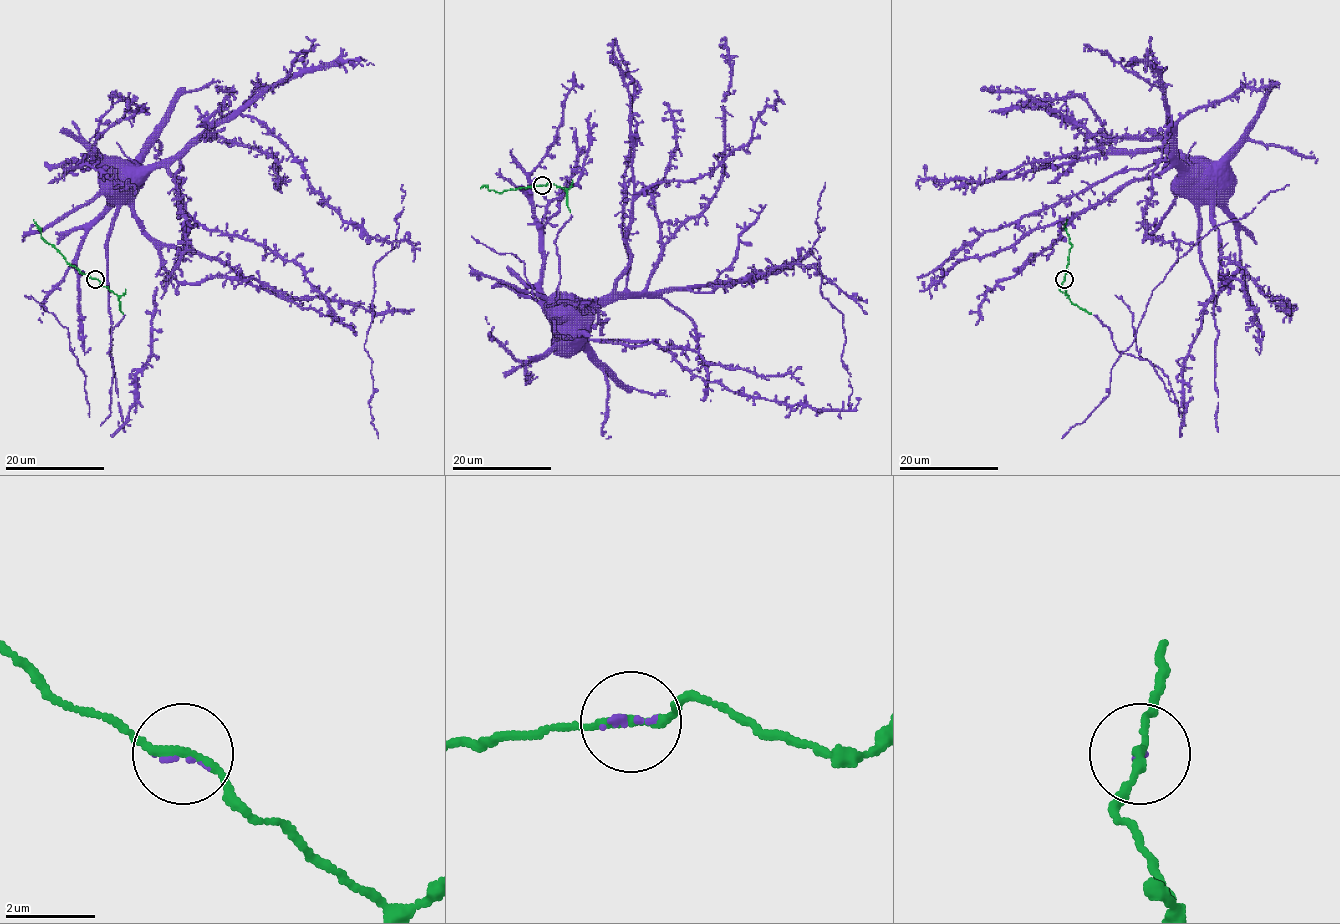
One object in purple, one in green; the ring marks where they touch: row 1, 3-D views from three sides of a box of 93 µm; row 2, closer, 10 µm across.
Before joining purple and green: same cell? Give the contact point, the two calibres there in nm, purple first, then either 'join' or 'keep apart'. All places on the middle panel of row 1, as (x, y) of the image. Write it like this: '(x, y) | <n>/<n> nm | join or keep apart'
(542, 185) | 110/200 nm | join

